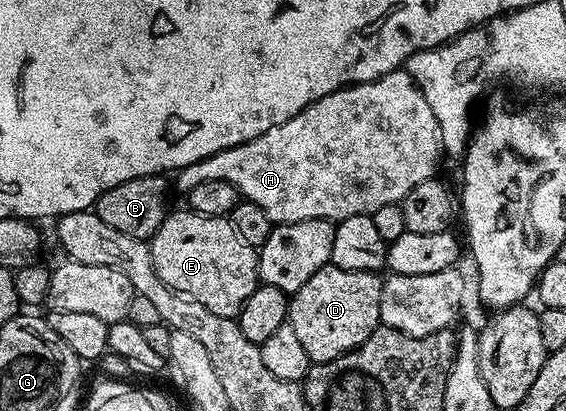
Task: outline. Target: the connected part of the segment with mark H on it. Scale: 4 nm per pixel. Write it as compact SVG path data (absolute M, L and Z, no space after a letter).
M405 70L389 72L372 82L363 84L352 84L348 88L341 88L316 102L312 102L296 118L288 118L280 126L272 126L260 138L252 138L240 146L232 146L228 150L220 150L200 162L192 162L192 166L184 166L178 169L173 177L172 184L179 193L185 194L192 190L192 186L200 186L200 182L232 182L236 186L239 197L244 200L251 200L264 214L268 214L271 225L291 224L292 222L304 222L305 220L333 220L335 222L344 218L352 218L363 214L372 214L380 210L380 206L397 204L406 197L412 190L412 186L420 186L420 182L431 179L438 168L438 159L443 159L442 139L440 138L440 122L436 122L436 114L432 114L432 106L428 104L428 98L424 96L414 77Z

